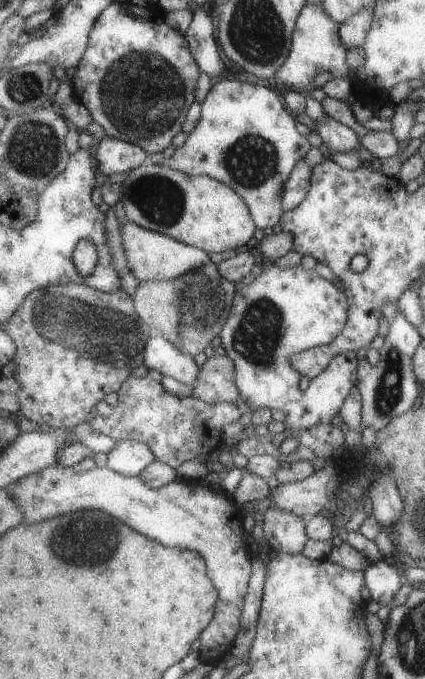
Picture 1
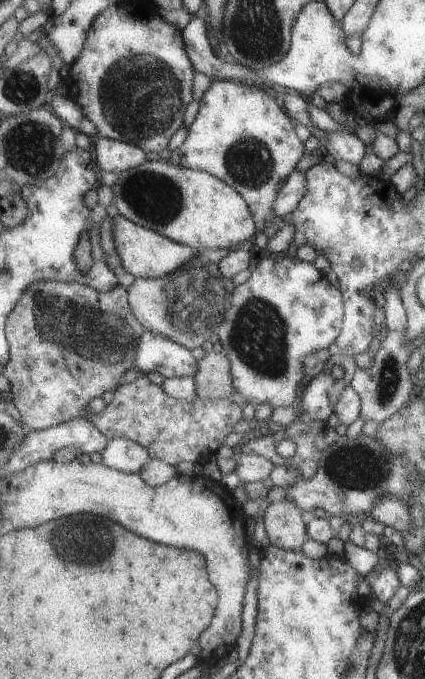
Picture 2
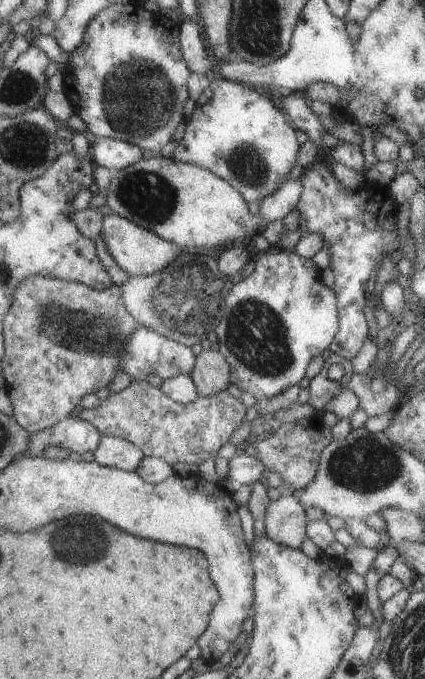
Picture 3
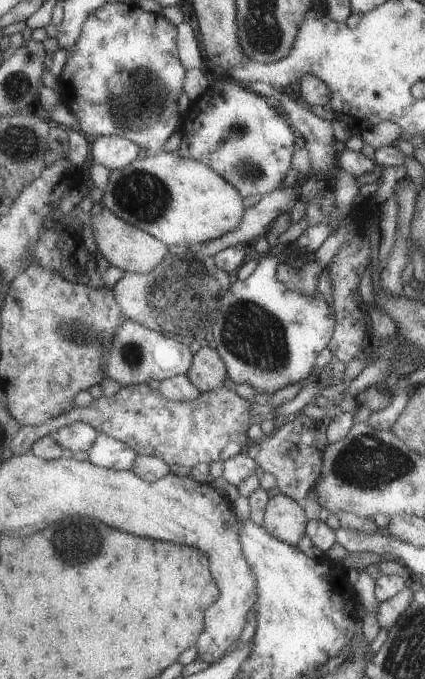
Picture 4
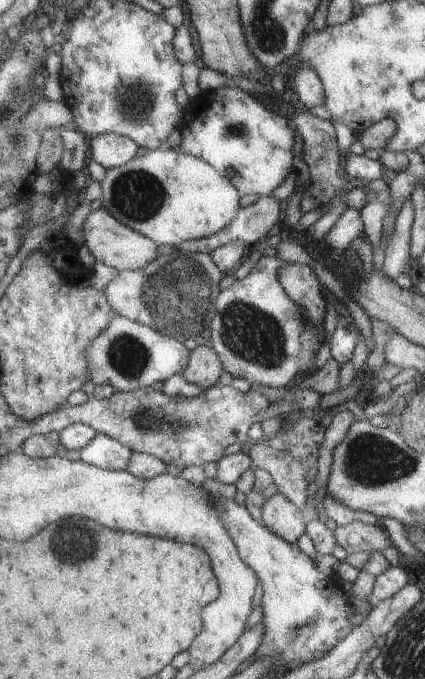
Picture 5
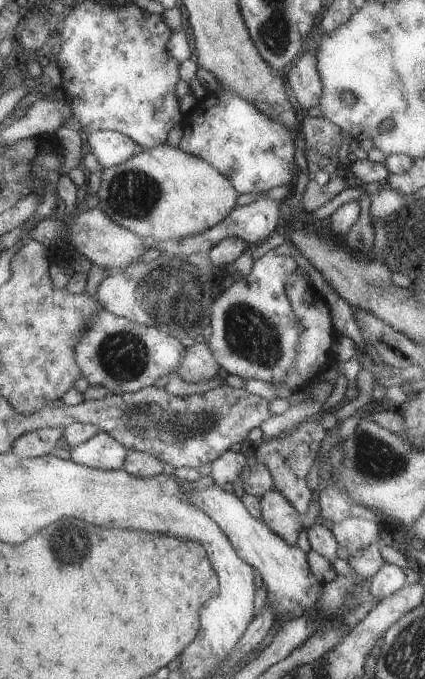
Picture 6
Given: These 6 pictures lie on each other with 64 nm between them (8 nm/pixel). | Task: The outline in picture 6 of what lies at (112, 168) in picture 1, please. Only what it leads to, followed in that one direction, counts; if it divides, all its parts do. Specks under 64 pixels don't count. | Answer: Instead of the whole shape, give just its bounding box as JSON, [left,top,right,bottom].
[87,130,137,168]

